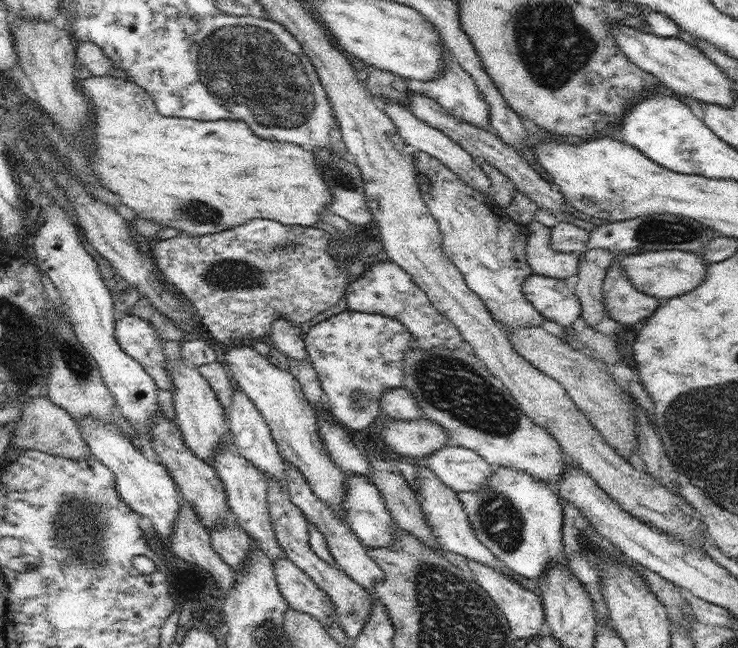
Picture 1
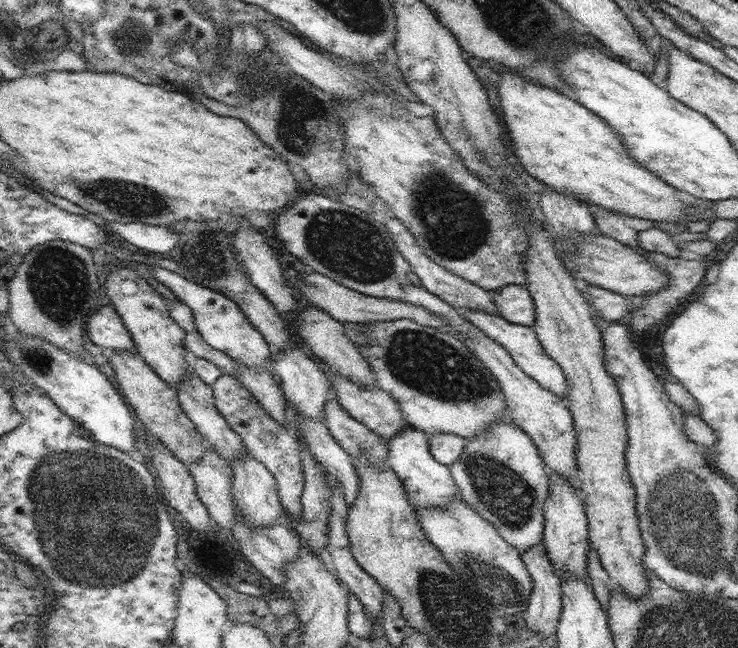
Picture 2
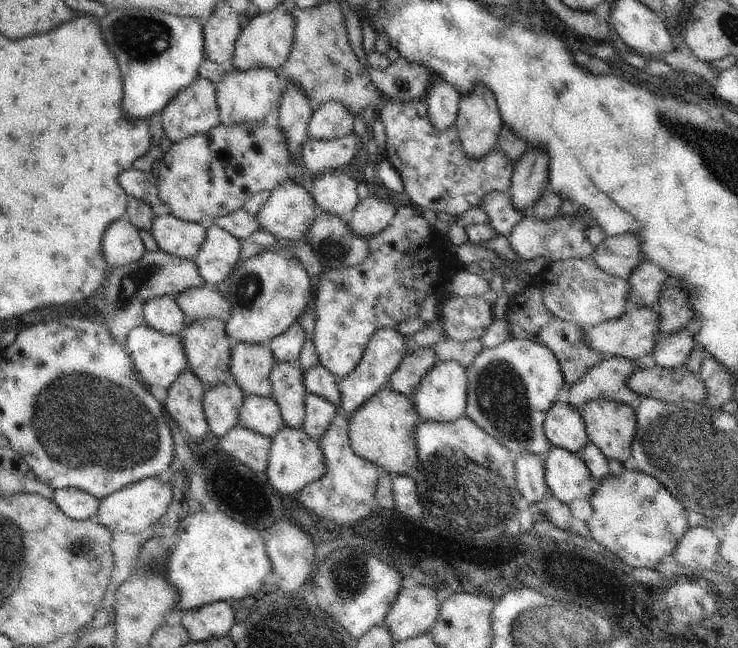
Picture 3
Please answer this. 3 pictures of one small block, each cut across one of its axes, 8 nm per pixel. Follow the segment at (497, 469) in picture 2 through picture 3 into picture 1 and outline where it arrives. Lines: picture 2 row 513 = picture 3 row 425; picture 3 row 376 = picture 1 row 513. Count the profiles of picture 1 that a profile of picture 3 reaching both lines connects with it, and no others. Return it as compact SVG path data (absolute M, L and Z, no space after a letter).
M500 465L494 467L487 485L477 491L459 492L478 540L508 569L522 577L540 578L548 565L566 565L563 553L563 504L557 487L530 473Z

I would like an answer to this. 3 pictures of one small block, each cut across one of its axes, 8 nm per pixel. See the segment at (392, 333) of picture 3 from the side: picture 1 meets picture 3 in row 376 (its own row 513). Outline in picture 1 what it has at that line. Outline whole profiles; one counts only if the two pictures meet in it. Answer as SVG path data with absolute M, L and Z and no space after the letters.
M348 473L345 478L345 495L343 507L345 508L345 518L347 524L352 527L354 534L364 543L365 547L391 547L396 531L396 524L392 518L391 512L386 508L381 492L374 483L368 481L368 476Z

